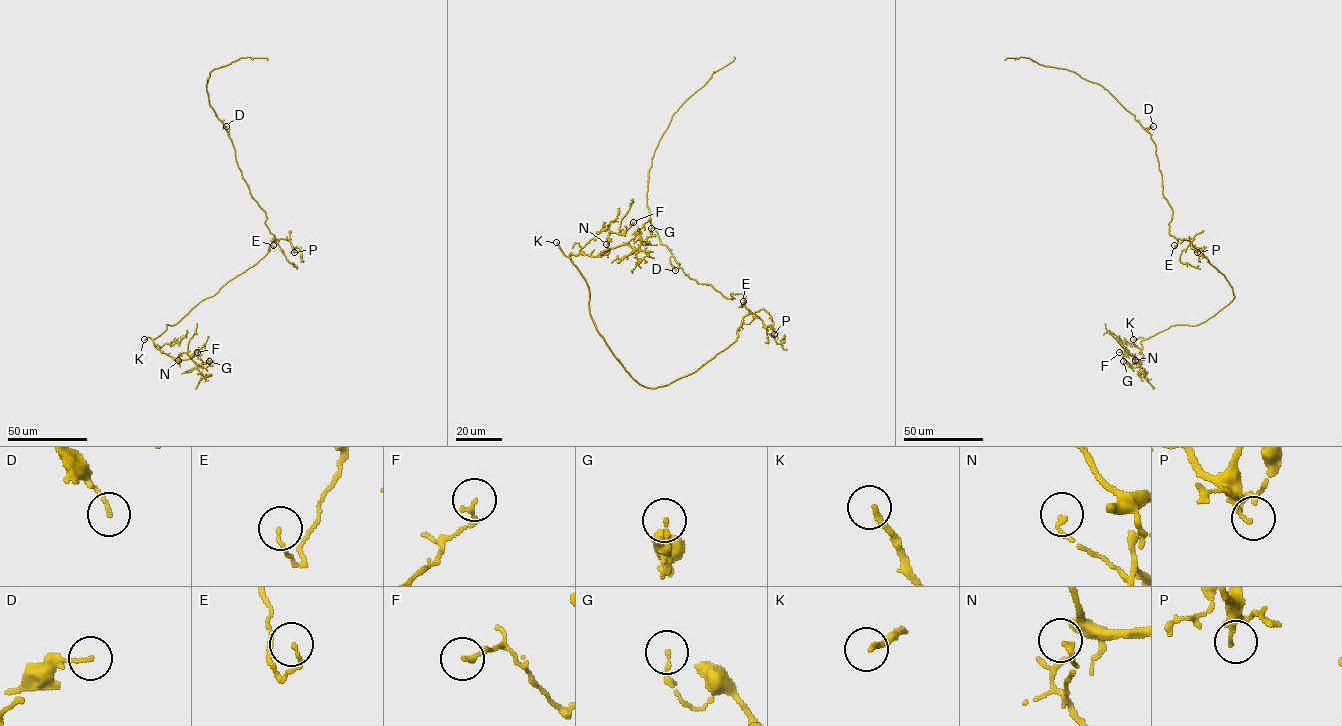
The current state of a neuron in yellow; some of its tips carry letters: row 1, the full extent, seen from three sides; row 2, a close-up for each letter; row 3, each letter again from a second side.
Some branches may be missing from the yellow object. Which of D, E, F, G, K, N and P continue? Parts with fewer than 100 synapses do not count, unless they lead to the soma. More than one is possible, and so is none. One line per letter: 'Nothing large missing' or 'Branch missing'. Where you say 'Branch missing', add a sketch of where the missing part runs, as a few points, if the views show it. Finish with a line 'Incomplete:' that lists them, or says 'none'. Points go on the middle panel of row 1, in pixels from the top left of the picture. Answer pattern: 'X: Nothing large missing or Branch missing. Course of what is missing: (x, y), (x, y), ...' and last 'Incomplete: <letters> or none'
D: Nothing large missing
E: Nothing large missing
F: Nothing large missing
G: Nothing large missing
K: Branch missing. Course of what is missing: (556, 242), (519, 205), (510, 189), (507, 179), (511, 163), (519, 155)
N: Nothing large missing
P: Nothing large missing
Incomplete: K

